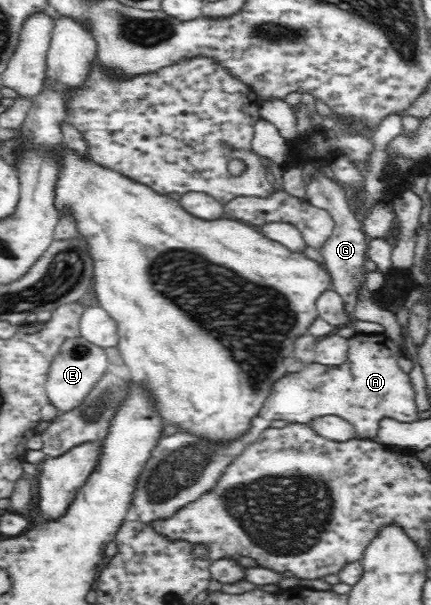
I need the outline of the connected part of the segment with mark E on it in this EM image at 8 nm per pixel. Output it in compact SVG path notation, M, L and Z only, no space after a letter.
M79 336L63 342L59 353L55 356L51 369L45 381L43 391L48 402L57 407L59 413L68 412L79 407L84 402L93 385L107 371L108 358L104 348Z

